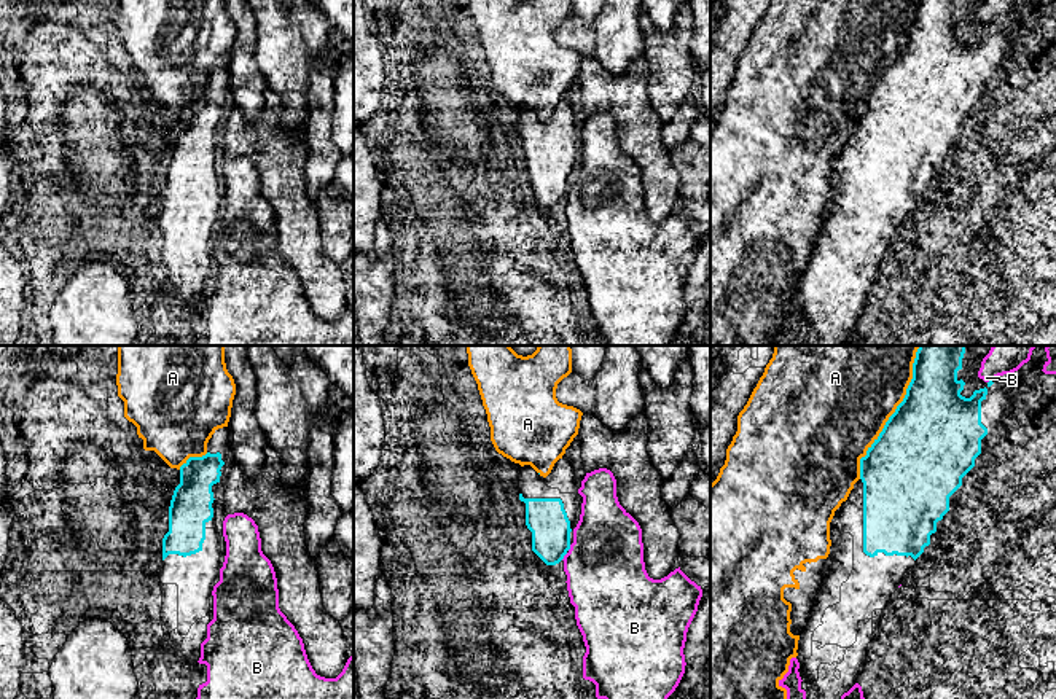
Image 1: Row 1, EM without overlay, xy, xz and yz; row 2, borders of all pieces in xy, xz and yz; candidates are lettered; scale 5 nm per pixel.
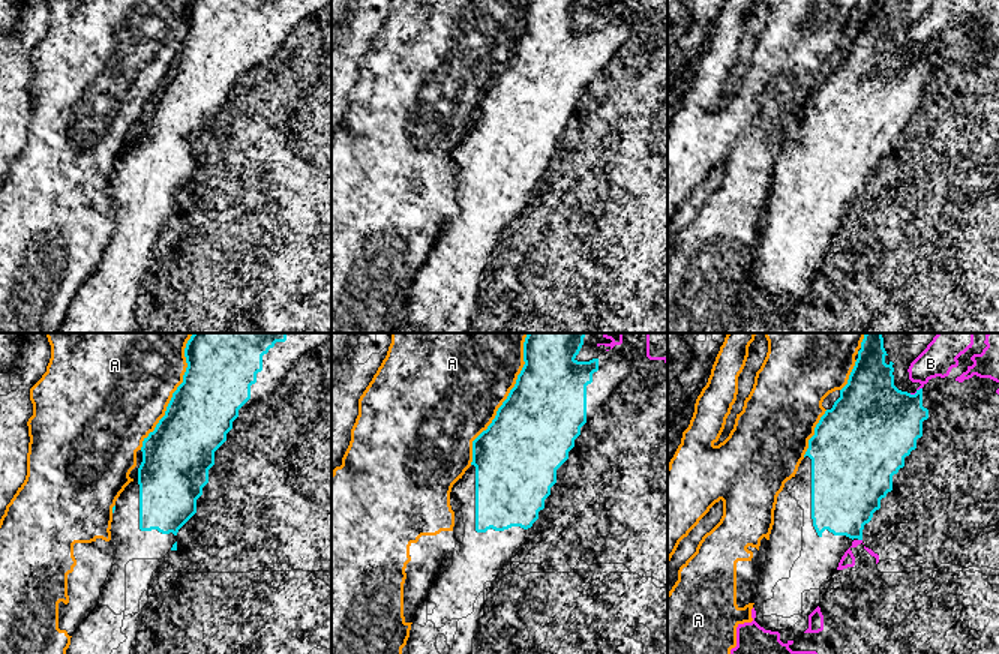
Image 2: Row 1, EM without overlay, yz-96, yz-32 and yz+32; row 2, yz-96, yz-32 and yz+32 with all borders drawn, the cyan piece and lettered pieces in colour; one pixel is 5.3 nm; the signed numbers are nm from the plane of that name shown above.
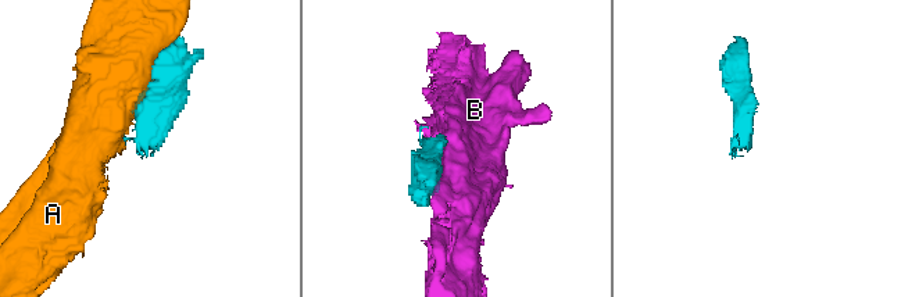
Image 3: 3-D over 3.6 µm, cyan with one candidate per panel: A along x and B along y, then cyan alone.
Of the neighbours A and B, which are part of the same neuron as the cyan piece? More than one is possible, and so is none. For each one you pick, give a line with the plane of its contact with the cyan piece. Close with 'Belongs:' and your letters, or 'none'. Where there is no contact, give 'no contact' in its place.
Belongs: none

